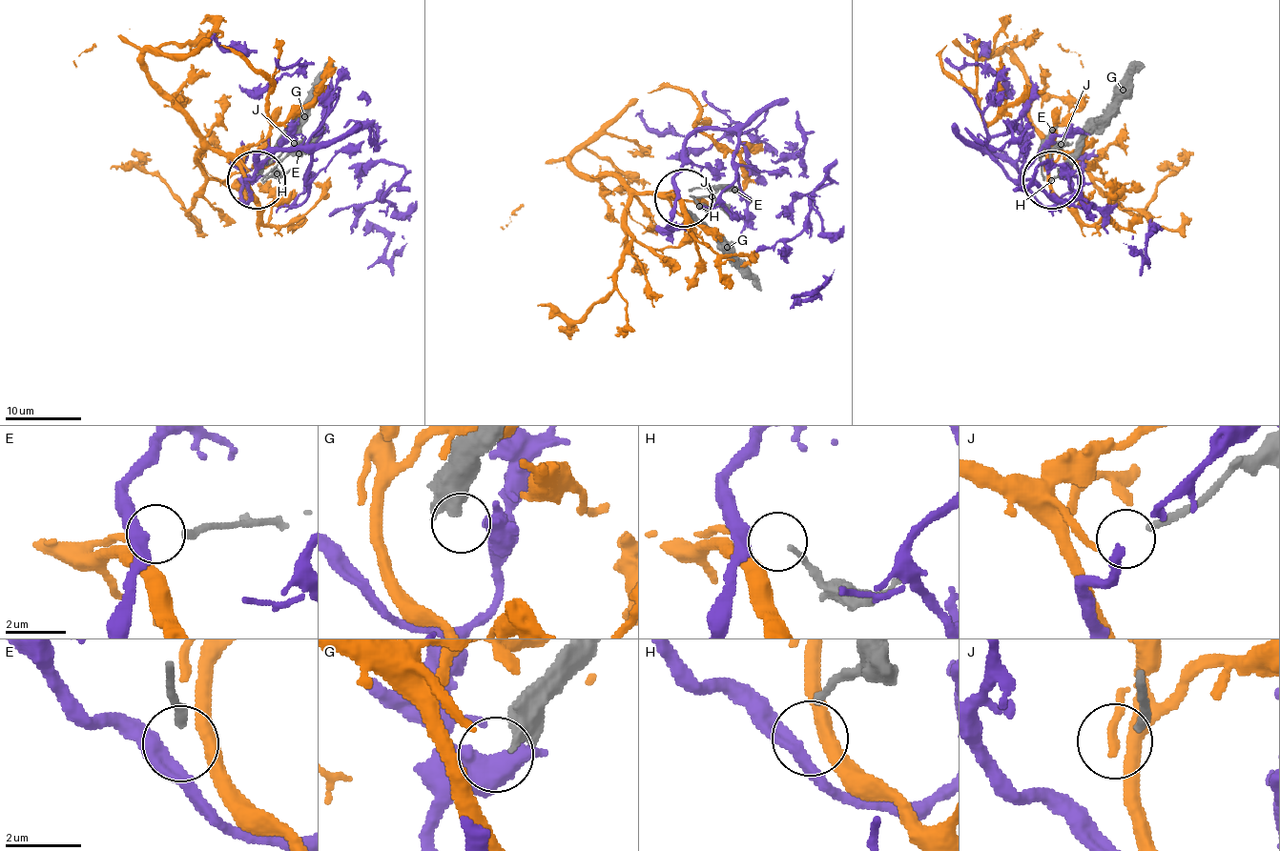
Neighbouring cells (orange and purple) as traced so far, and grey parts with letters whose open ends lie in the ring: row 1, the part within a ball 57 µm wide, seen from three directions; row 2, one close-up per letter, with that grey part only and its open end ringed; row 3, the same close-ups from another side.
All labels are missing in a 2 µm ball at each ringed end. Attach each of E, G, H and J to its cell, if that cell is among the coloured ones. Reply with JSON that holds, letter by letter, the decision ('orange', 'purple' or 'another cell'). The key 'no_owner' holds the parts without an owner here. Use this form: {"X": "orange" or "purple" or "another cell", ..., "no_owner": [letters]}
{"E": "another cell", "G": "another cell", "H": "purple", "J": "orange", "no_owner": ["E", "G"]}

